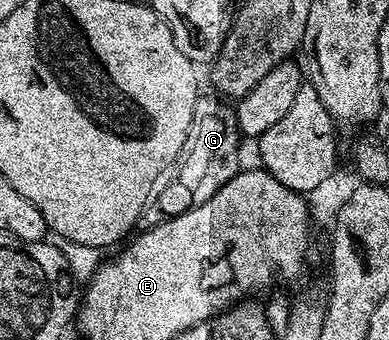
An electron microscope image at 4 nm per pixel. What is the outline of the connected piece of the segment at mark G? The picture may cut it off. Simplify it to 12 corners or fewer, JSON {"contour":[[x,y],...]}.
{"contour":[[199,97],[139,222],[205,204],[239,173],[235,106]]}

